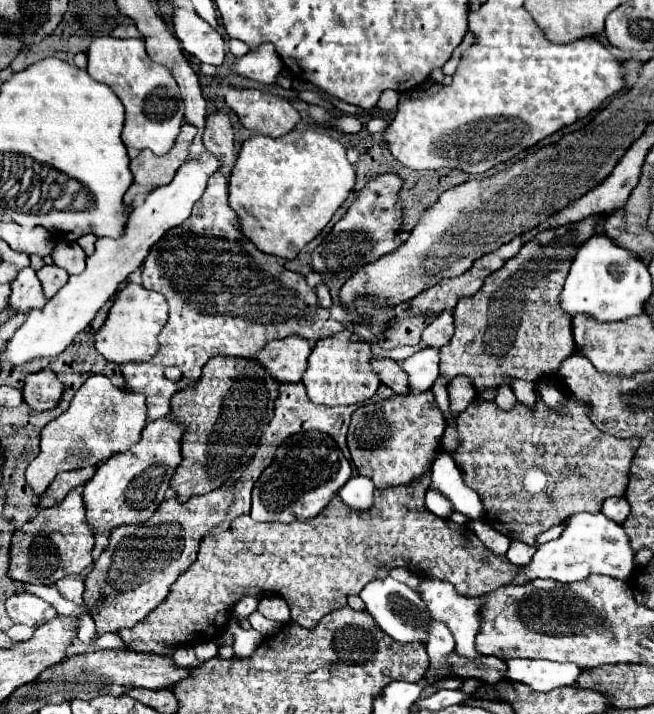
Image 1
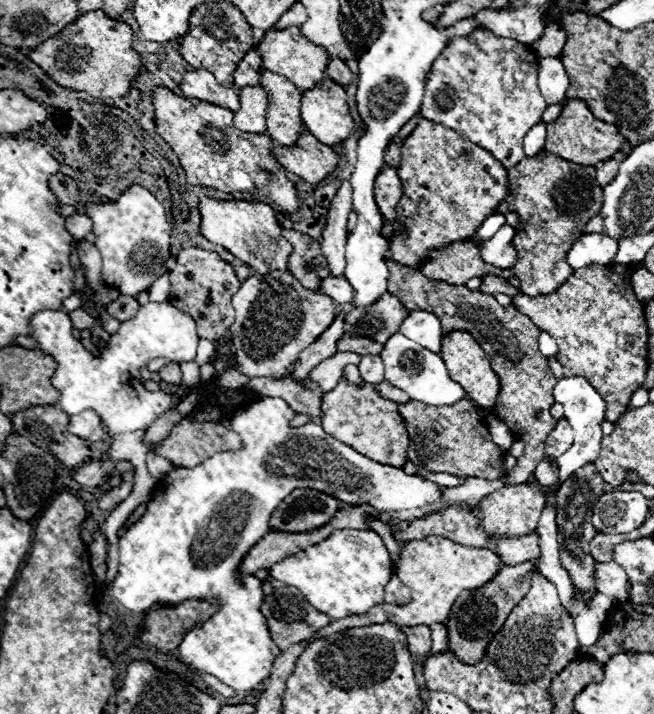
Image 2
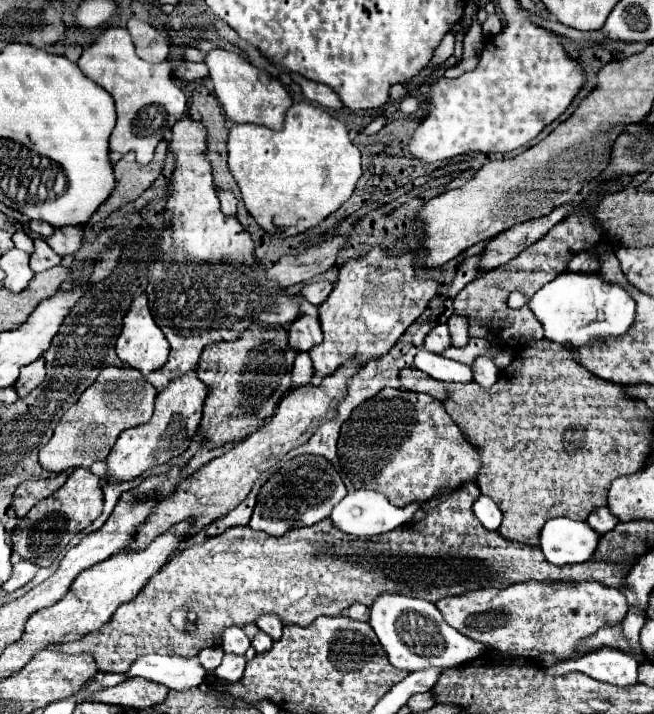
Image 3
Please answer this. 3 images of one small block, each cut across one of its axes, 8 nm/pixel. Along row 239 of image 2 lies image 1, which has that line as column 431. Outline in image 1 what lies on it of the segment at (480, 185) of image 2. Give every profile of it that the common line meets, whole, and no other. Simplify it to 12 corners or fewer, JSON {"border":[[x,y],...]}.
{"border":[[430,390],[368,400],[348,450],[378,490],[430,472],[446,418]]}

